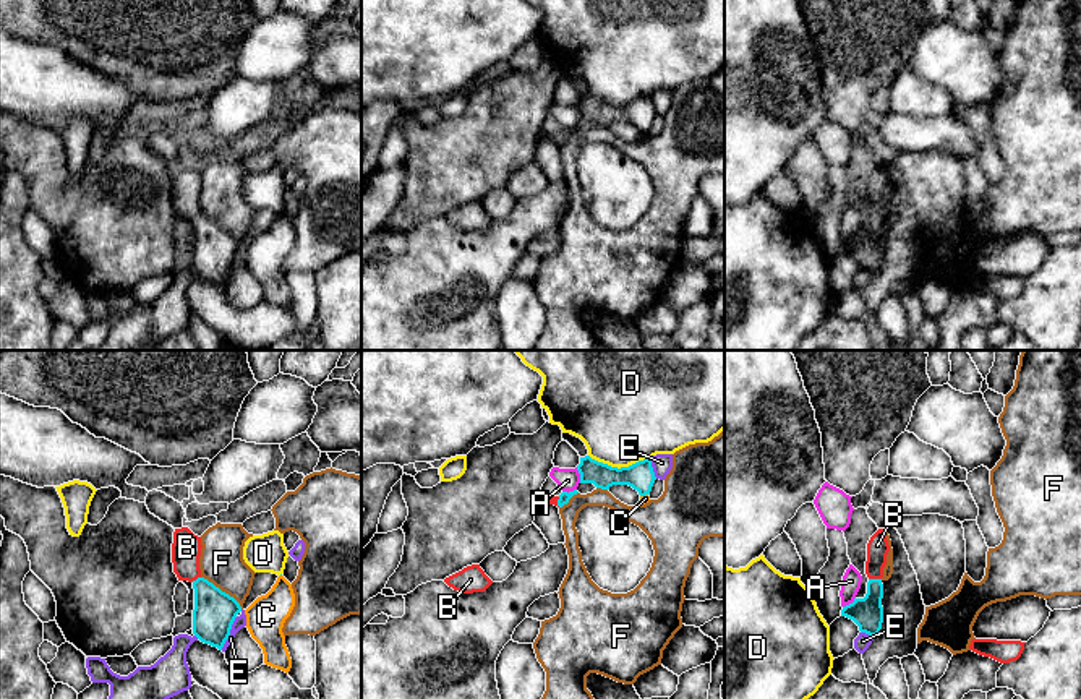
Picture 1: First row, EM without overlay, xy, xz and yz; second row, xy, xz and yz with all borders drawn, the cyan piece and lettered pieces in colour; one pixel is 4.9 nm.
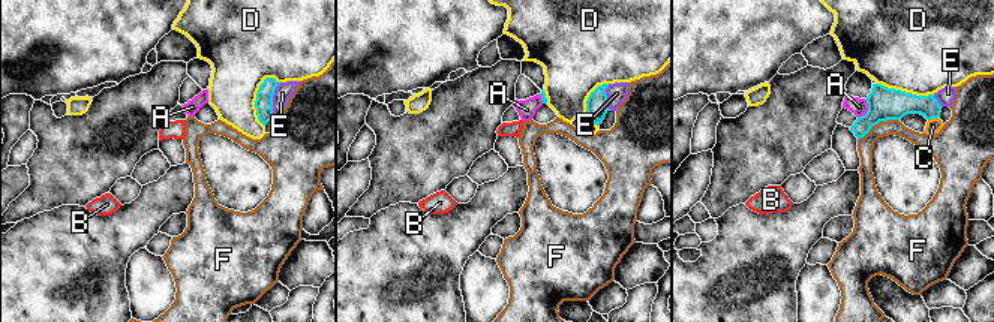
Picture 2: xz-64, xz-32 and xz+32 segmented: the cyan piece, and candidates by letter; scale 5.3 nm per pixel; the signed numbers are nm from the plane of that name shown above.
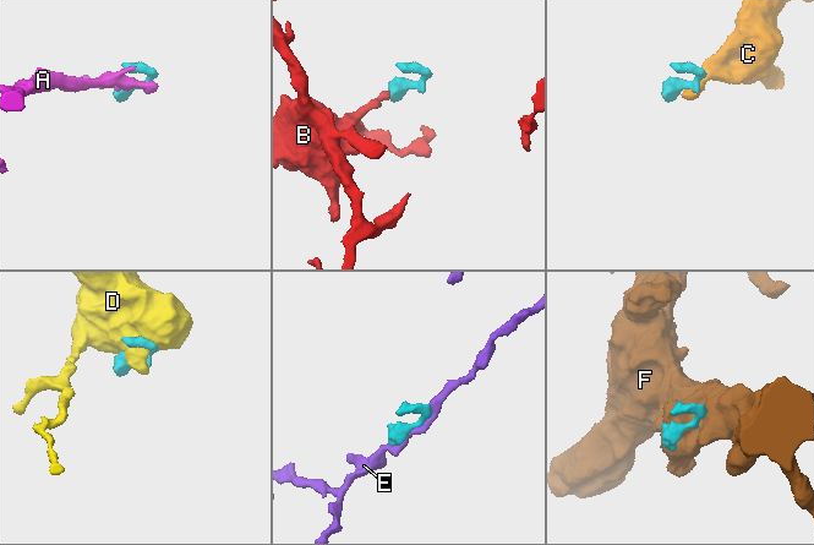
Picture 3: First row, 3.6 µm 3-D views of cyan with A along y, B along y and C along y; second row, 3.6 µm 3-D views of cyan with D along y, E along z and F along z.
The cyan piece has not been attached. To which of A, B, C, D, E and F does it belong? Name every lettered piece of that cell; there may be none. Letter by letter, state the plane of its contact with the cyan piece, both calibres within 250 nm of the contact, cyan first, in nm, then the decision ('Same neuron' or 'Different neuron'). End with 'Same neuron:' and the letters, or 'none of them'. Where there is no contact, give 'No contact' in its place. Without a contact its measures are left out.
A: Touches cyan in xz. Thickness 120 nm (cyan) against 110 nm. Different neuron
B: Touches cyan in yz. Thickness 160 nm (cyan) against 110 nm. Same neuron
C: Touches cyan in xz. Thickness 140 nm (cyan) against 40 nm. Different neuron
D: Touches cyan in xz. Thickness 140 nm (cyan) against 460 nm. Different neuron
E: Touches cyan in xy. Thickness 220 nm (cyan) against 60 nm. Different neuron
F: Touches cyan in xy. Thickness 220 nm (cyan) against 220 nm. Different neuron
Same neuron: B

